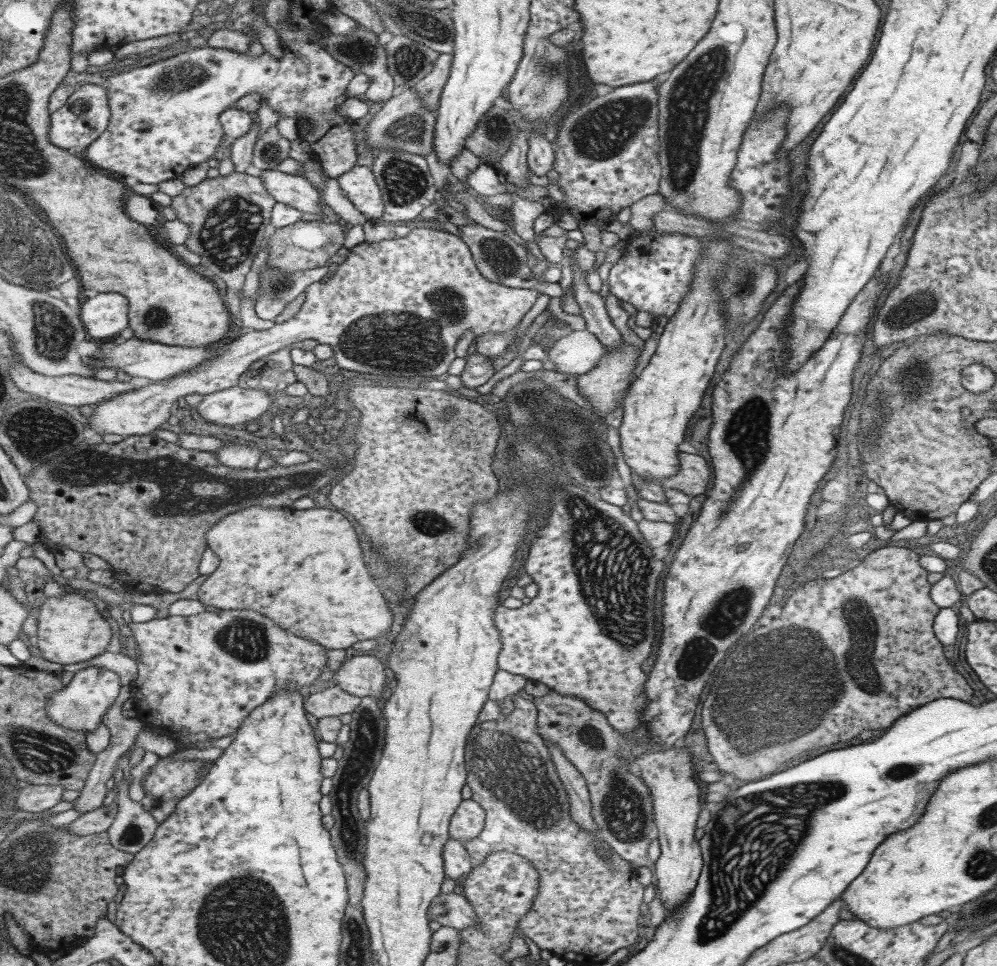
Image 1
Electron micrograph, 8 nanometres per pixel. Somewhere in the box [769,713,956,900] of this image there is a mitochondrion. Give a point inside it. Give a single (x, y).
(903, 771)

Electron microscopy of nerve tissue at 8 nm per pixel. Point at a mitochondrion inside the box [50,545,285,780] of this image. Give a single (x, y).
(245, 639)

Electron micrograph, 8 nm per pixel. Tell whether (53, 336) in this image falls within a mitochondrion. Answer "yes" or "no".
yes

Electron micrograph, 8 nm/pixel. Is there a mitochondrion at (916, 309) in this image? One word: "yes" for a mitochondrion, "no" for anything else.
yes

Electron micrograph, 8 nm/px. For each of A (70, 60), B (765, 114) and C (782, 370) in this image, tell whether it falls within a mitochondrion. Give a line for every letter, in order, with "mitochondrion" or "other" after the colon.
A: other
B: other
C: other

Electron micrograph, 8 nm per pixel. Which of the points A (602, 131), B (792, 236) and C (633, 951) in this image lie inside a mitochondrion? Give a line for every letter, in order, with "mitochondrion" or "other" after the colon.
A: mitochondrion
B: other
C: other

